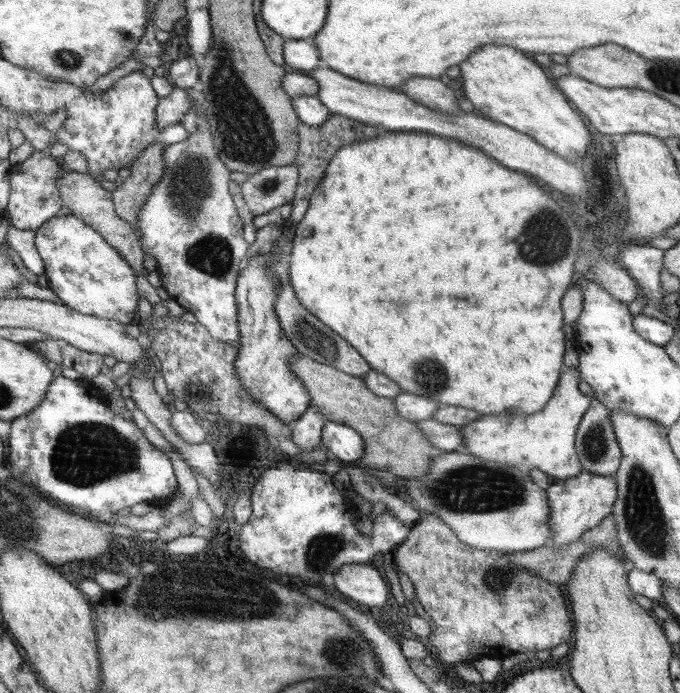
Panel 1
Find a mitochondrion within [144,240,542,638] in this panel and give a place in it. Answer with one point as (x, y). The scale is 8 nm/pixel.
(473, 489)

